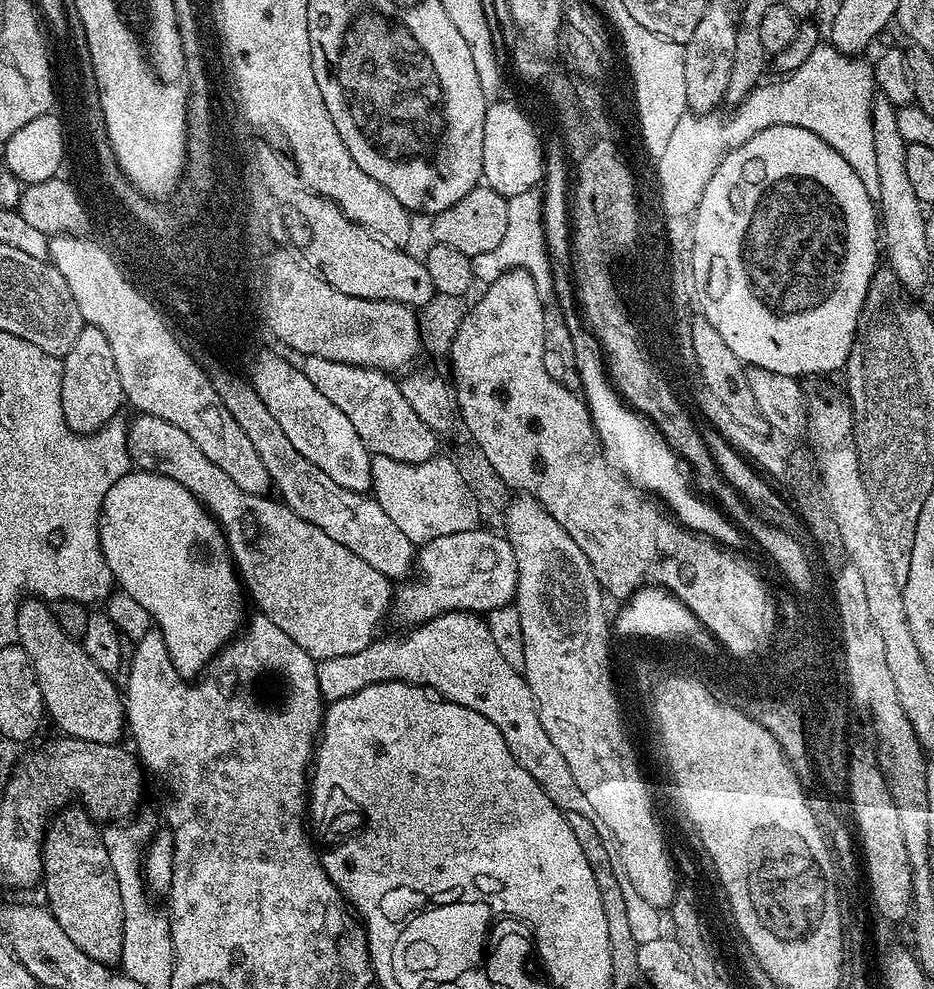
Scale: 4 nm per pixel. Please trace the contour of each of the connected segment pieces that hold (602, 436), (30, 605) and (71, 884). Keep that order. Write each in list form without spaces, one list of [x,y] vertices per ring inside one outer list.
[[[571,277],[550,278],[550,288],[554,292],[557,306],[562,309],[562,322],[570,338],[568,346],[574,357],[574,369],[580,376],[582,396],[608,467],[625,477],[634,488],[655,492],[666,502],[665,507],[671,515],[689,531],[707,538],[721,549],[740,550],[736,548],[746,543],[745,533],[719,507],[688,488],[689,479],[686,480],[679,470],[679,459],[668,441],[644,416],[628,407],[611,384],[597,340],[585,328],[577,308]]]
[[[27,599],[17,609],[13,624],[17,645],[27,656],[35,682],[40,688],[45,713],[62,733],[76,739],[76,742],[90,746],[115,745],[126,726],[125,704],[121,693],[119,689],[117,692],[108,678],[101,680],[100,689],[94,684],[90,685],[81,662],[66,645],[58,642],[60,628],[52,622],[47,608],[37,599]]]
[[[76,806],[69,807],[51,817],[42,845],[44,862],[42,873],[44,897],[42,900],[55,921],[59,923],[59,928],[64,928],[64,932],[68,932],[68,936],[72,936],[72,940],[76,940],[80,948],[88,948],[92,956],[100,956],[100,963],[105,964],[107,960],[112,962],[112,956],[118,956],[116,944],[123,946],[124,921],[116,920],[116,892],[112,892],[112,880],[108,880],[109,870],[104,872],[108,862],[102,855],[101,845],[97,841],[96,844],[92,841],[88,824],[90,825],[89,817]]]

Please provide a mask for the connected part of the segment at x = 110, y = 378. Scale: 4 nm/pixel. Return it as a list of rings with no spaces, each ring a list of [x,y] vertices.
[[[100,334],[80,336],[68,348],[64,356],[64,368],[58,372],[58,411],[69,433],[92,434],[116,412],[114,372],[106,355],[105,339]]]

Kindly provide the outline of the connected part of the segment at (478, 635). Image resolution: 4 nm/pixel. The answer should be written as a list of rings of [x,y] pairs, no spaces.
[[[437,616],[427,624],[413,627],[405,640],[381,639],[358,654],[323,659],[317,666],[318,686],[323,699],[328,702],[341,700],[366,686],[385,682],[407,682],[425,689],[433,688],[444,695],[441,697],[445,701],[493,724],[502,734],[503,747],[507,751],[509,748],[513,758],[520,763],[517,765],[523,766],[537,785],[556,801],[557,808],[567,809],[574,795],[570,773],[560,763],[540,724],[527,683],[517,673],[516,677],[510,670],[512,668],[498,655],[489,625],[471,628],[464,620],[467,619]]]

